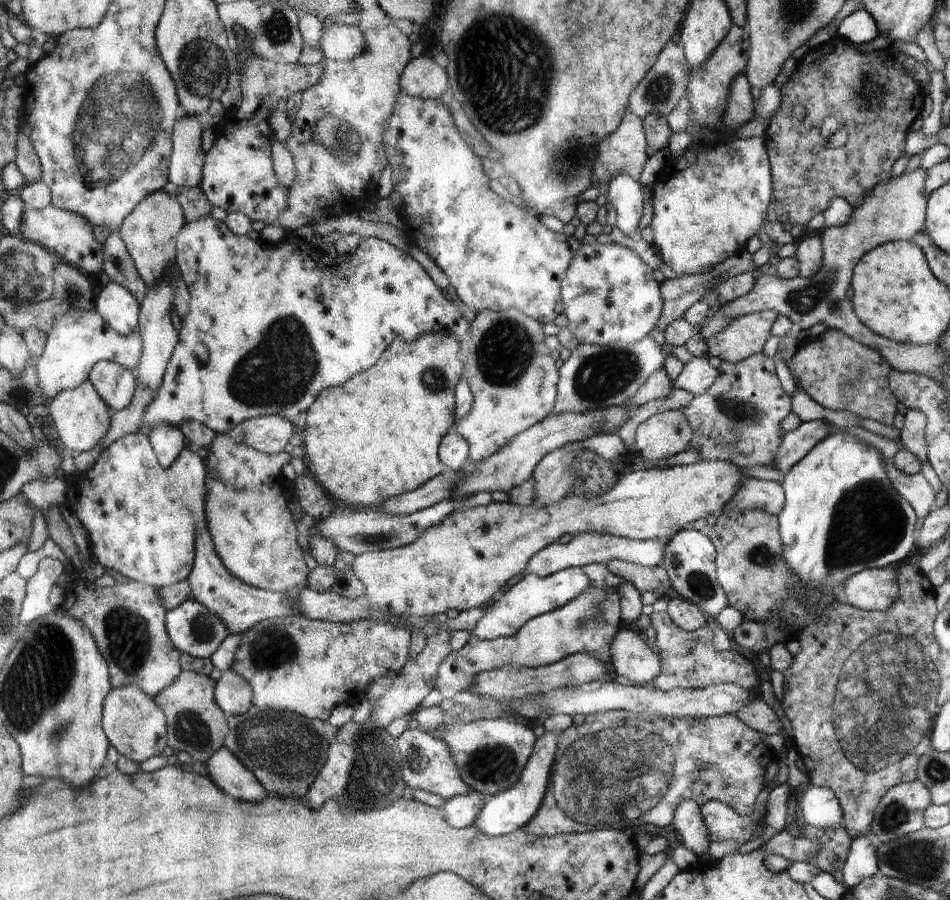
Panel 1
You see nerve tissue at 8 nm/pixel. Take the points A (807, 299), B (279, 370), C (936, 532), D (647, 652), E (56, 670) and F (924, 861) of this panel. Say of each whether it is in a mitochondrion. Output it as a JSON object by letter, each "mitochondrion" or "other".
{"A":"mitochondrion","B":"mitochondrion","C":"other","D":"other","E":"mitochondrion","F":"mitochondrion"}

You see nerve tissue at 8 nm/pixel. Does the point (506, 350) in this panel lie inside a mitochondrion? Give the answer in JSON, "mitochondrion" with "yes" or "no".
{"mitochondrion":"yes"}

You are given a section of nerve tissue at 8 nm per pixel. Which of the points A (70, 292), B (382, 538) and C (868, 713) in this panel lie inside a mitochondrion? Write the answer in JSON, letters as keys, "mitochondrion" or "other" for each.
{"A":"mitochondrion","B":"mitochondrion","C":"mitochondrion"}

